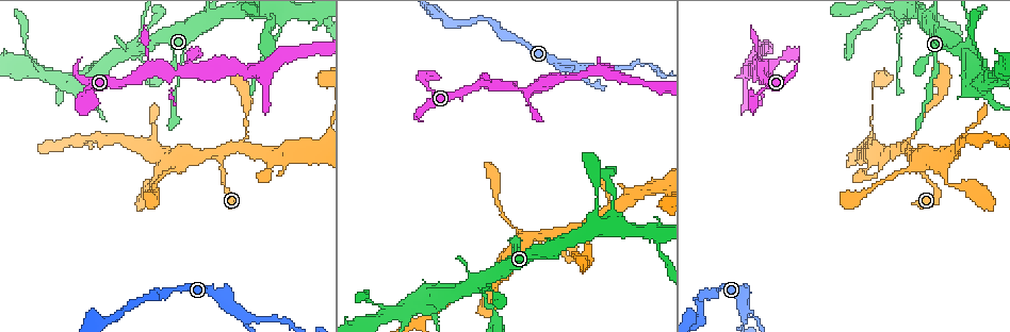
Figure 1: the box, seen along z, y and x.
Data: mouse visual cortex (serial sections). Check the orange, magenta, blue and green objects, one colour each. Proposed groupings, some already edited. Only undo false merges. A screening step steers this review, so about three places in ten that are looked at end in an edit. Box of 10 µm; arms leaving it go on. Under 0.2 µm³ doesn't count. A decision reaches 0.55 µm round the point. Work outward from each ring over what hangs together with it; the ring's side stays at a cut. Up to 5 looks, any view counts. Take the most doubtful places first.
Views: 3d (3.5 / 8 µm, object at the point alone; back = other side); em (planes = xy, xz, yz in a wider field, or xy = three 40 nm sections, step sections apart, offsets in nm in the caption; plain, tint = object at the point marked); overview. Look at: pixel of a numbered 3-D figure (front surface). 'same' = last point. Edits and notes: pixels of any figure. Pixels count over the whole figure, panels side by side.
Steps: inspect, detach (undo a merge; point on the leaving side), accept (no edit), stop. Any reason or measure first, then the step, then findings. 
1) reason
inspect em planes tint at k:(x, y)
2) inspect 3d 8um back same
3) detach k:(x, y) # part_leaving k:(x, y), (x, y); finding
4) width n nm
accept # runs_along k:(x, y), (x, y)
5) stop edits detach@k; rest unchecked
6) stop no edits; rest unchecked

branch point
inspect 3d 3.5um at 1:(235, 309)

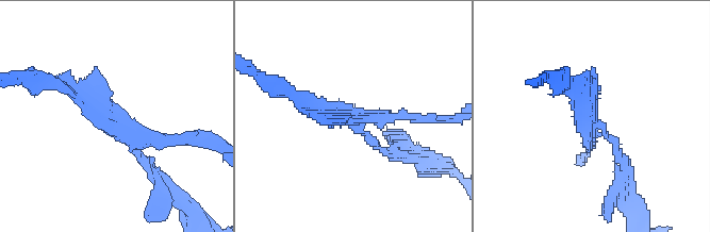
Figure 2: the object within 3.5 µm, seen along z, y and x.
arms 3; arm_widths 150, 150, 150 nm; need the tissue
inspect em xy step 2 tint at 2:(589, 124)

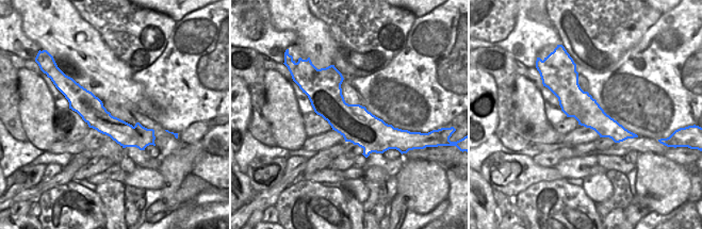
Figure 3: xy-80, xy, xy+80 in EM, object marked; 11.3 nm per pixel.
detach 2:(617, 152) # part_leaving 2:(603, 130), (622, 155), (627, 179); two cells meet here

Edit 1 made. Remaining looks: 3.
inspect overview

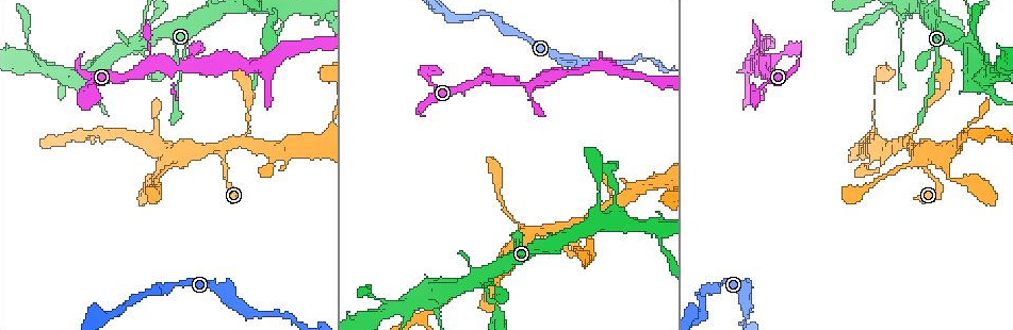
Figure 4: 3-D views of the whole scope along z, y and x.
narrows sharply
inspect 3d 8um at 4:(182, 65)

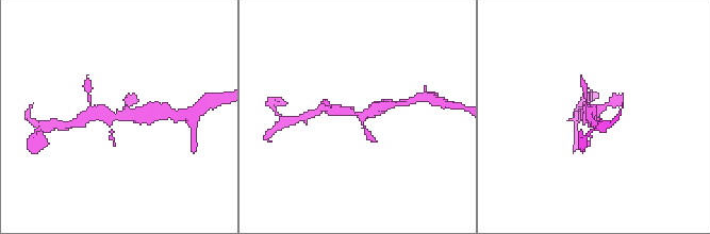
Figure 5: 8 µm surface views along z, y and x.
now the EM
inspect em xy step 1 tint same

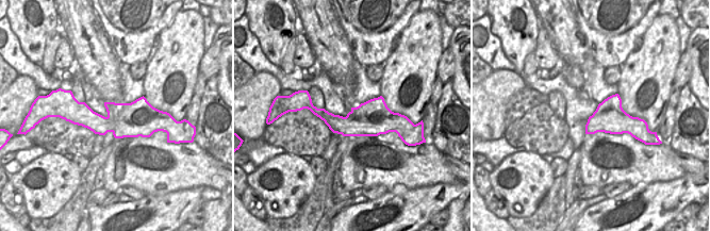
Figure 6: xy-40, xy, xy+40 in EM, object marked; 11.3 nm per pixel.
width 400 nm
accept # runs_along 5:(327, 109), (364, 115), (386, 105); one cell here

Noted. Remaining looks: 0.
stop edits detach@2; rest unchecked

